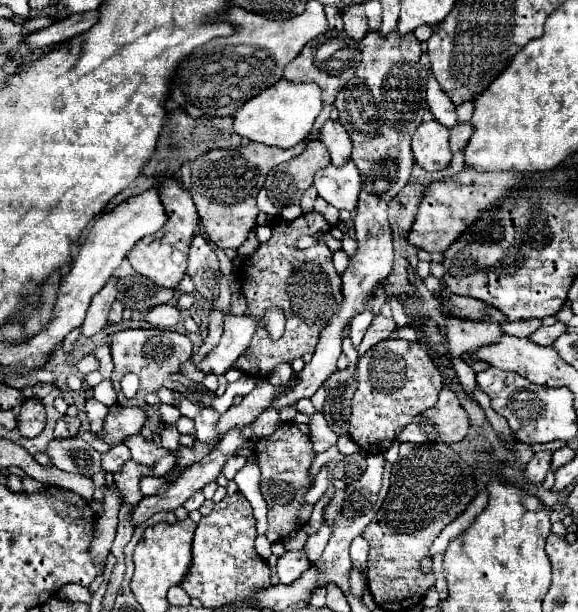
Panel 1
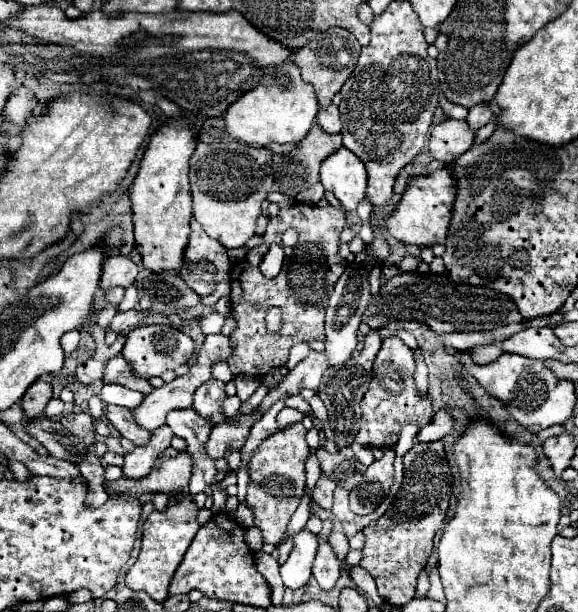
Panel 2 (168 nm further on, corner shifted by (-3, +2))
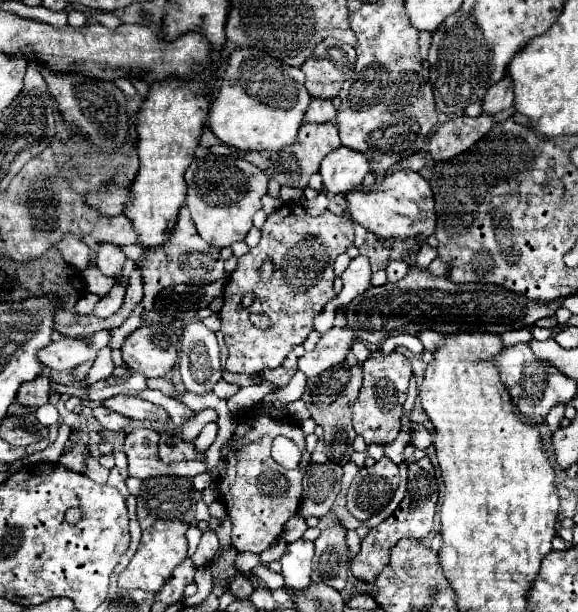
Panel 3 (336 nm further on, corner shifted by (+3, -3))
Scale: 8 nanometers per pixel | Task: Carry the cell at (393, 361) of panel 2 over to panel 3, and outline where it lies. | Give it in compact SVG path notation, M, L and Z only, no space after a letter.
M374 351L370 355L370 359L364 363L362 371L364 371L364 385L360 389L360 395L354 403L354 407L352 407L354 429L358 435L364 437L364 441L368 445L372 445L372 443L388 445L398 437L398 433L402 429L402 425L400 425L402 405L406 401L408 381L412 377L410 361L398 351L394 351L390 355L382 355L378 351Z

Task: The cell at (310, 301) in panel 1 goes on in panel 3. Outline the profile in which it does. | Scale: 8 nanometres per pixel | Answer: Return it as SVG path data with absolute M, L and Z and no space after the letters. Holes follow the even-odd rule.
M284 203L280 209L268 215L262 227L260 245L238 259L238 267L224 287L220 331L224 333L228 347L226 371L258 375L264 369L276 369L292 347L306 341L308 333L312 331L314 317L336 295L332 289L334 259L350 245L354 245L352 221L332 211L312 217L298 203ZM266 259L272 261L274 273L270 281L260 281L260 267ZM246 291L256 295L256 301L250 307L242 307L240 303ZM250 313L268 315L272 319L272 327L256 329L248 319Z

